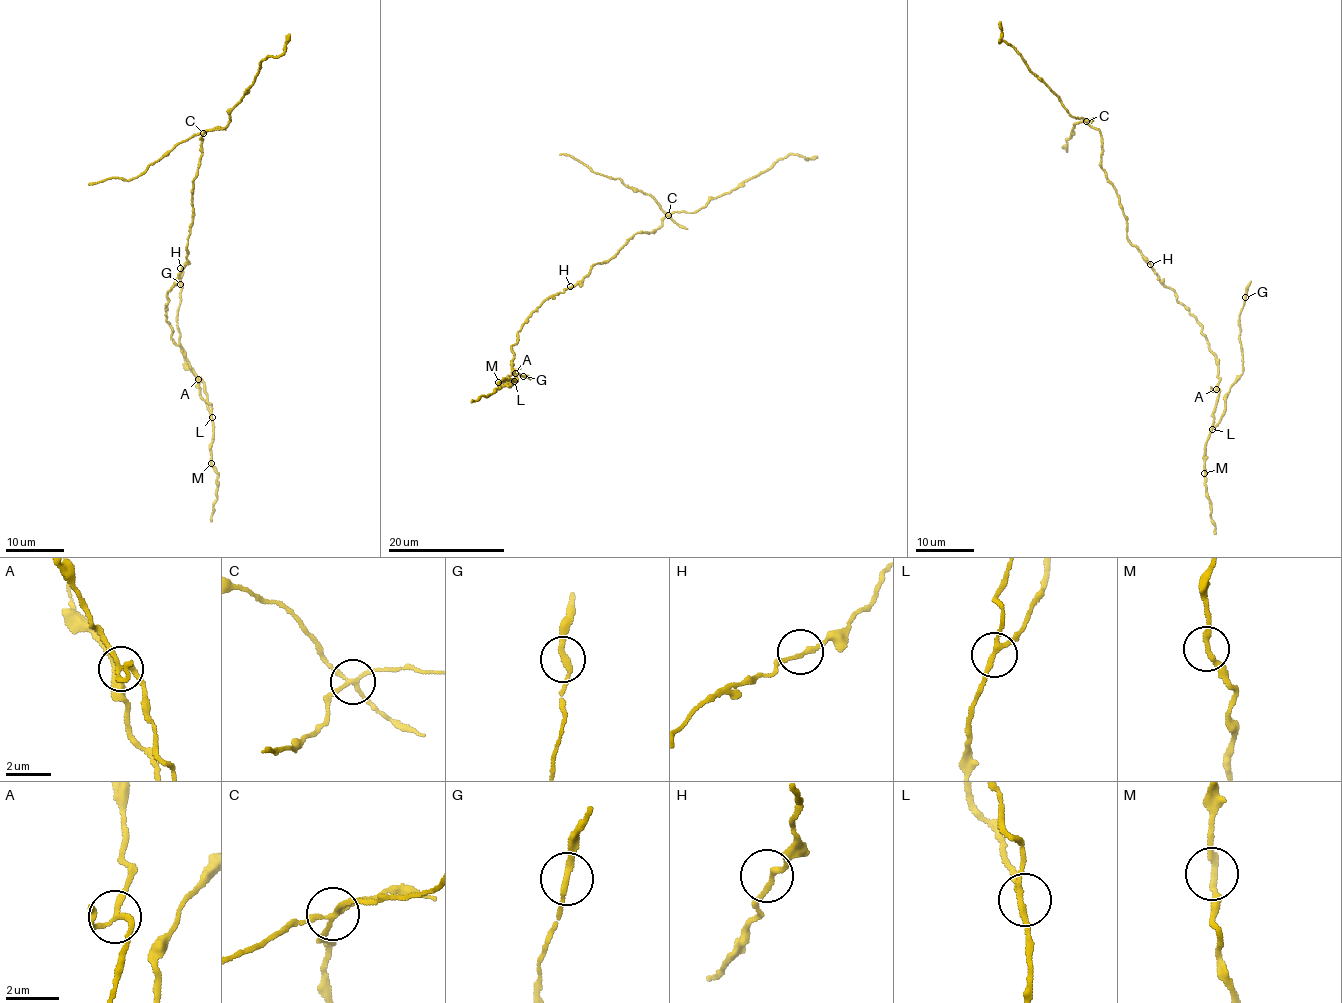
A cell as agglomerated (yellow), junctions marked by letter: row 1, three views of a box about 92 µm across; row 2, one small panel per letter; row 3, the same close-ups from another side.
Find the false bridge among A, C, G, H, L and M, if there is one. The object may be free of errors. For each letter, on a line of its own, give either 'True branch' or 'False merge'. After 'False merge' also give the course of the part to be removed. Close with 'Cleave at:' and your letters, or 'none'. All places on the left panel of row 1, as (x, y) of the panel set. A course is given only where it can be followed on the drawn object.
A: True branch
C: False merge. Course of the part to remove: (203, 133), (181, 141), (138, 175), (124, 180), (111, 177), (88, 184)
G: True branch
H: True branch
L: True branch
M: True branch
Cleave at: C

